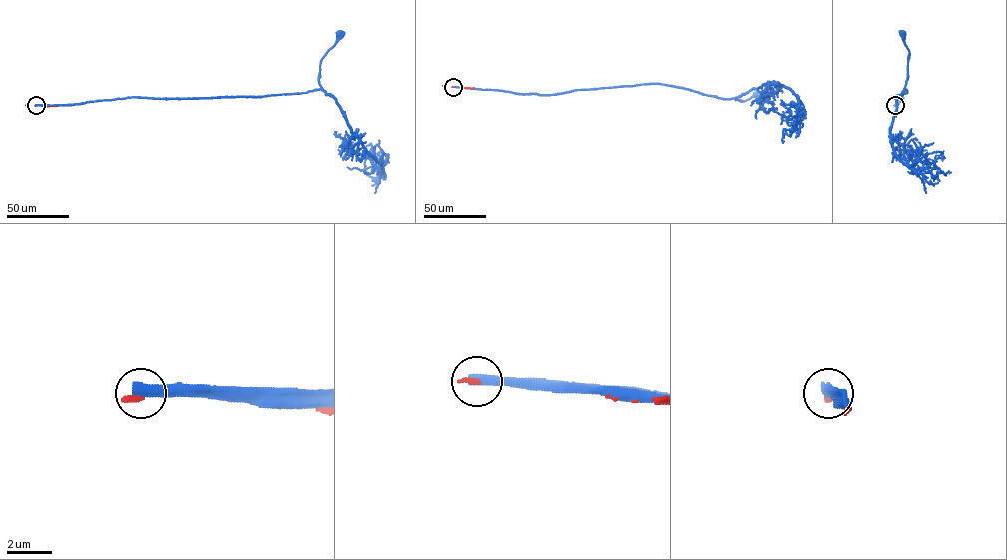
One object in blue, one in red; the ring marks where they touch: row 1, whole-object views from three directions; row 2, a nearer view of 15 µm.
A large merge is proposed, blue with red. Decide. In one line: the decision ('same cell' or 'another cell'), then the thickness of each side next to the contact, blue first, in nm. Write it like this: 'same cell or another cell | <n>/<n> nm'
another cell | 480/240 nm

